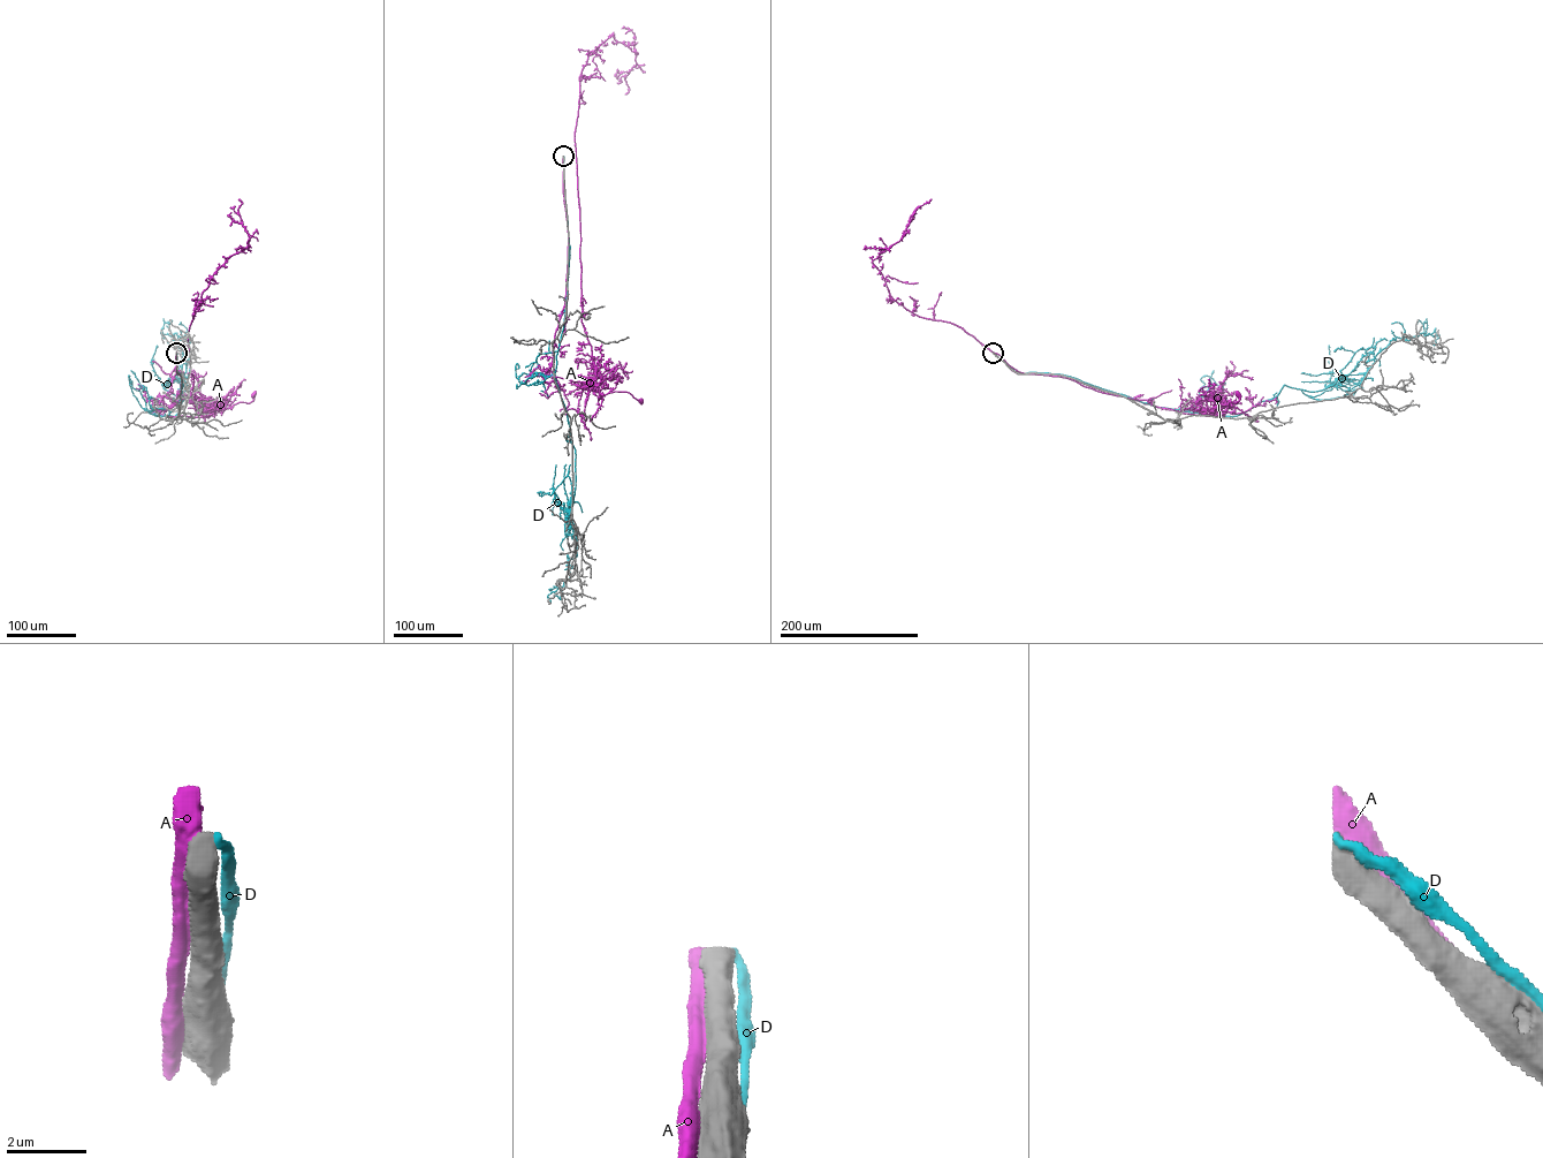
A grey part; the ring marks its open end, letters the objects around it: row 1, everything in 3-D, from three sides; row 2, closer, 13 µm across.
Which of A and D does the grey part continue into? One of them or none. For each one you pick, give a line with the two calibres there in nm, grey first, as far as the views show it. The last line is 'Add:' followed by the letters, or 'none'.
Add: none

